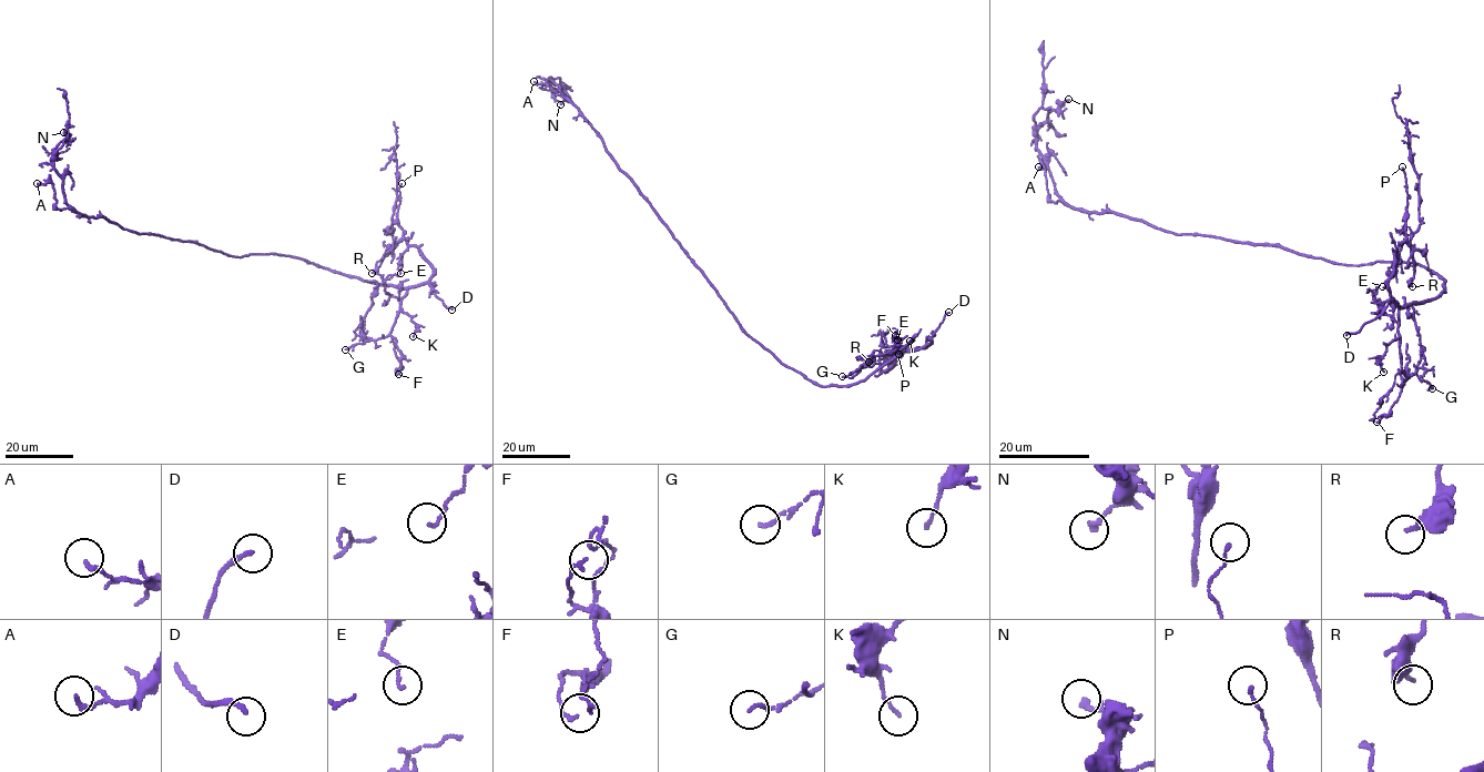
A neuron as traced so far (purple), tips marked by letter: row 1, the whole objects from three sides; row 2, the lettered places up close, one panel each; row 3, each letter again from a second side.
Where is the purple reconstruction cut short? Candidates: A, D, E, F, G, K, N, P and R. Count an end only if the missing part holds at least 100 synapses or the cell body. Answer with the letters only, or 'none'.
D

